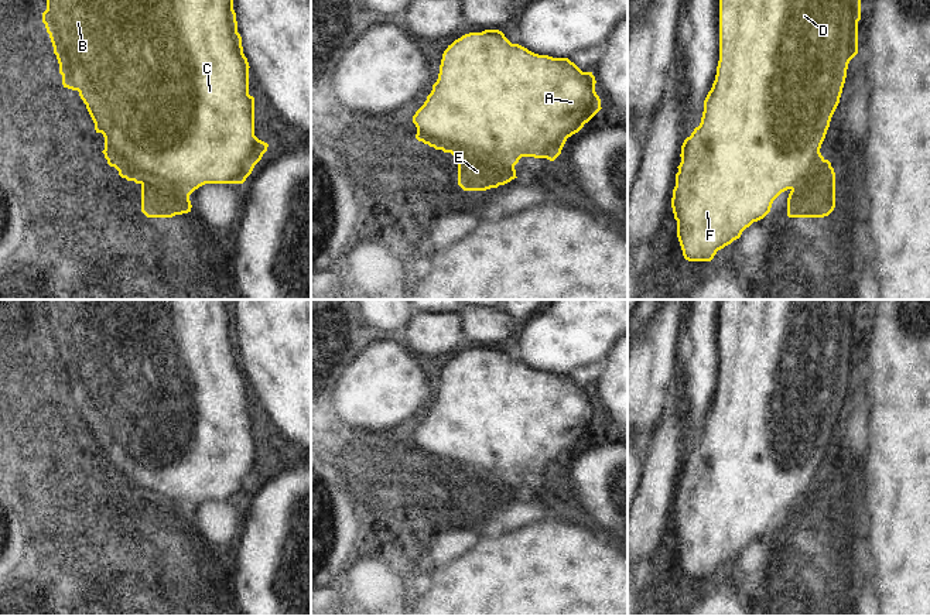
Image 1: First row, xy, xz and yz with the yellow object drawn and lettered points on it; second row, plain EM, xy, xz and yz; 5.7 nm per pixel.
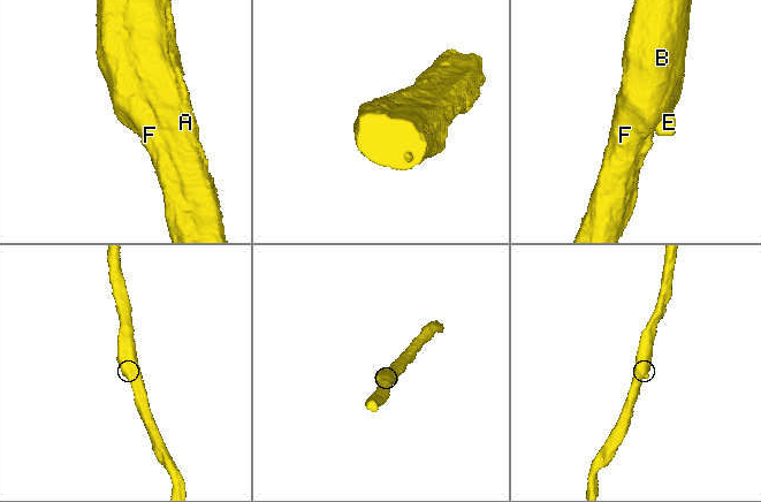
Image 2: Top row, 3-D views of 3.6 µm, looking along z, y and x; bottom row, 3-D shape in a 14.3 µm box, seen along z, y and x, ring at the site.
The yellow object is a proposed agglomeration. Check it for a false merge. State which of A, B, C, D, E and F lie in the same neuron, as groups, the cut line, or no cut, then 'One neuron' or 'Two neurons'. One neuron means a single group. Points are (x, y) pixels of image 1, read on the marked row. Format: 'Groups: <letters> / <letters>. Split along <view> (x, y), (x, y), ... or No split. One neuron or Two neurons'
Groups: A B C D E F. No split. One neuron

